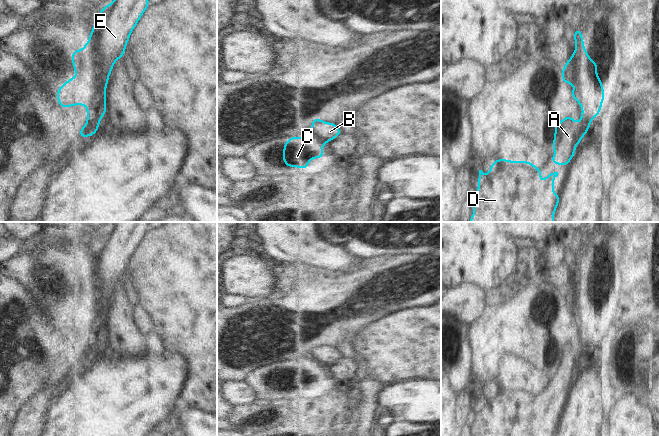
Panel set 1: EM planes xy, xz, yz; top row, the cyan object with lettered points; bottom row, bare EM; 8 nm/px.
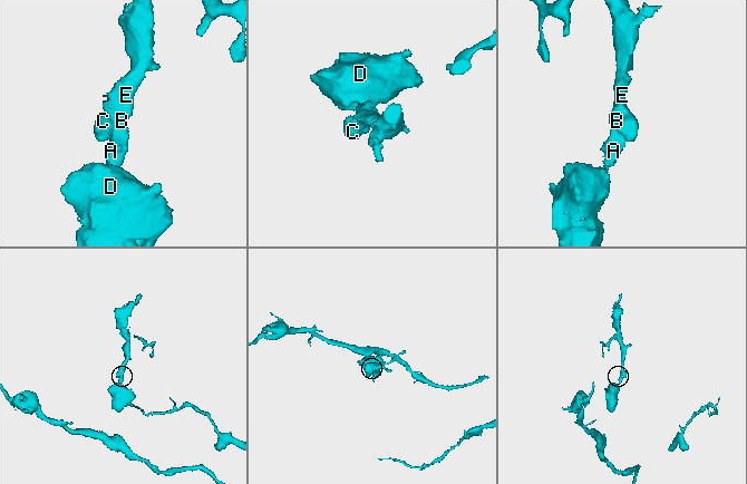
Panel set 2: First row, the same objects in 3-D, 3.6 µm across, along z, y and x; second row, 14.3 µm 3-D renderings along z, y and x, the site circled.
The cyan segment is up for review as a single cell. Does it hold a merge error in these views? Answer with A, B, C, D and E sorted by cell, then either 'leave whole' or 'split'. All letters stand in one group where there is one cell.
A B C D E | leave whole

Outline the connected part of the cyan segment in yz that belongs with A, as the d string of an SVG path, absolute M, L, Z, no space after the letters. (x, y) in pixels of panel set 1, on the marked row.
M579 28L573 34L576 43L572 57L562 69L562 81L575 88L571 96L583 109L581 121L575 122L571 116L555 123L554 142L551 148L556 152L549 158L557 165L568 165L575 155L575 147L580 143L590 127L590 121L599 113L605 97L600 77L597 76L597 63L586 52Z

